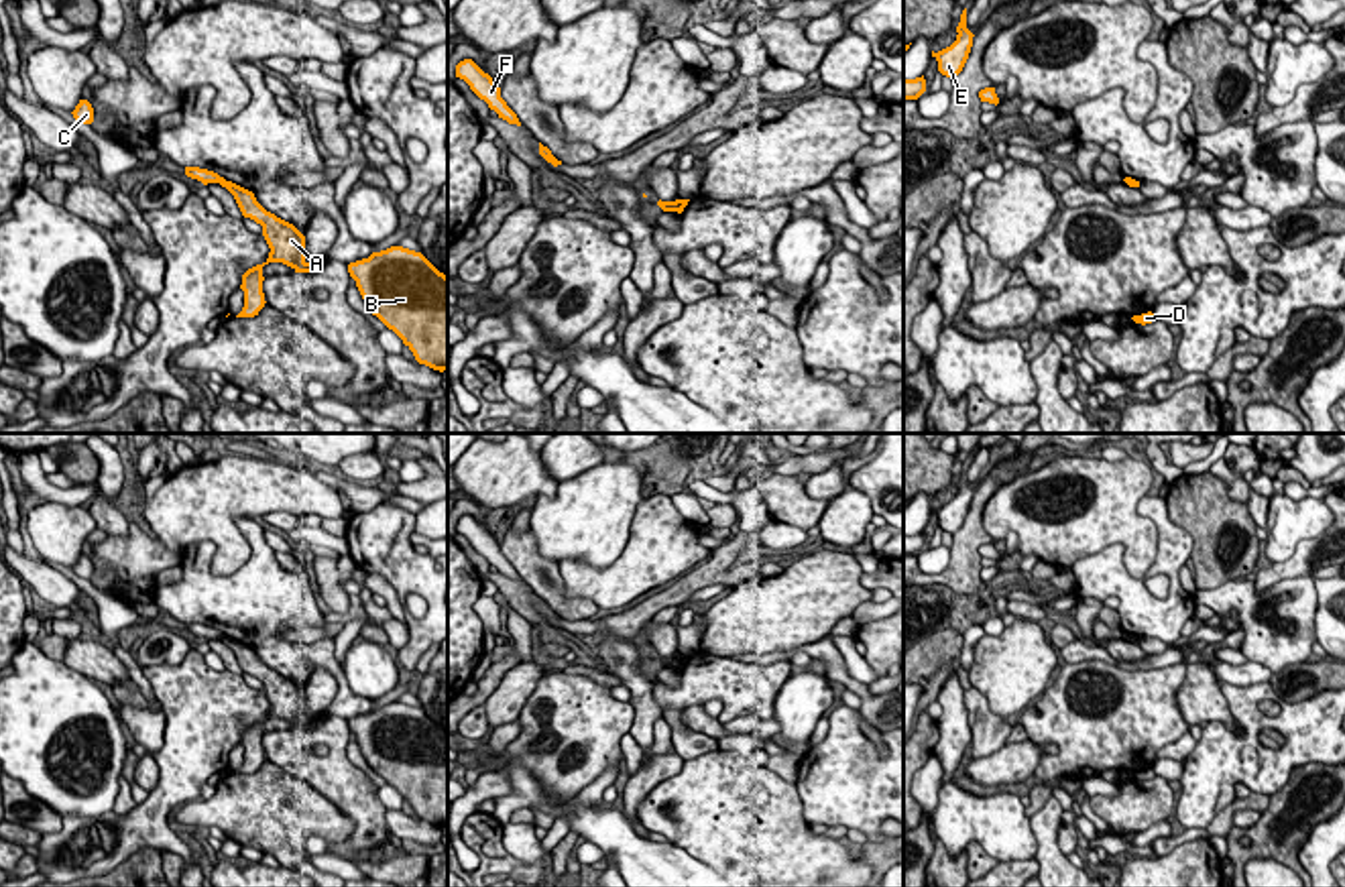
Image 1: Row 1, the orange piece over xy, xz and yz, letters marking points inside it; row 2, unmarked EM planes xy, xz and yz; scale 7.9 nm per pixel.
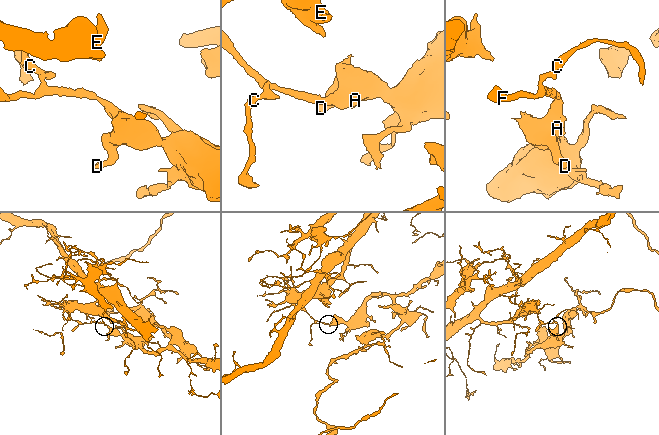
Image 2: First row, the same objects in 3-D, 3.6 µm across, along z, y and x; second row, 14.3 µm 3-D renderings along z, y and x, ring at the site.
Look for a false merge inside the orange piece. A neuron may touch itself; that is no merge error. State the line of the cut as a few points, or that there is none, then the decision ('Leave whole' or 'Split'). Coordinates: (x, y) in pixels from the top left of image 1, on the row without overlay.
Split along xy (224, 635), (220, 639). Split

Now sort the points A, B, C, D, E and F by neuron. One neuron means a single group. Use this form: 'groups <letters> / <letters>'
groups A B D / C E F

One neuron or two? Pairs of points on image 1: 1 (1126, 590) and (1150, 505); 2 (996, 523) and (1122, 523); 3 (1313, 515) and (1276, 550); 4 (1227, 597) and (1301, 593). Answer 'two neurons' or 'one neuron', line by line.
1: one neuron
2: one neuron
3: one neuron
4: one neuron

